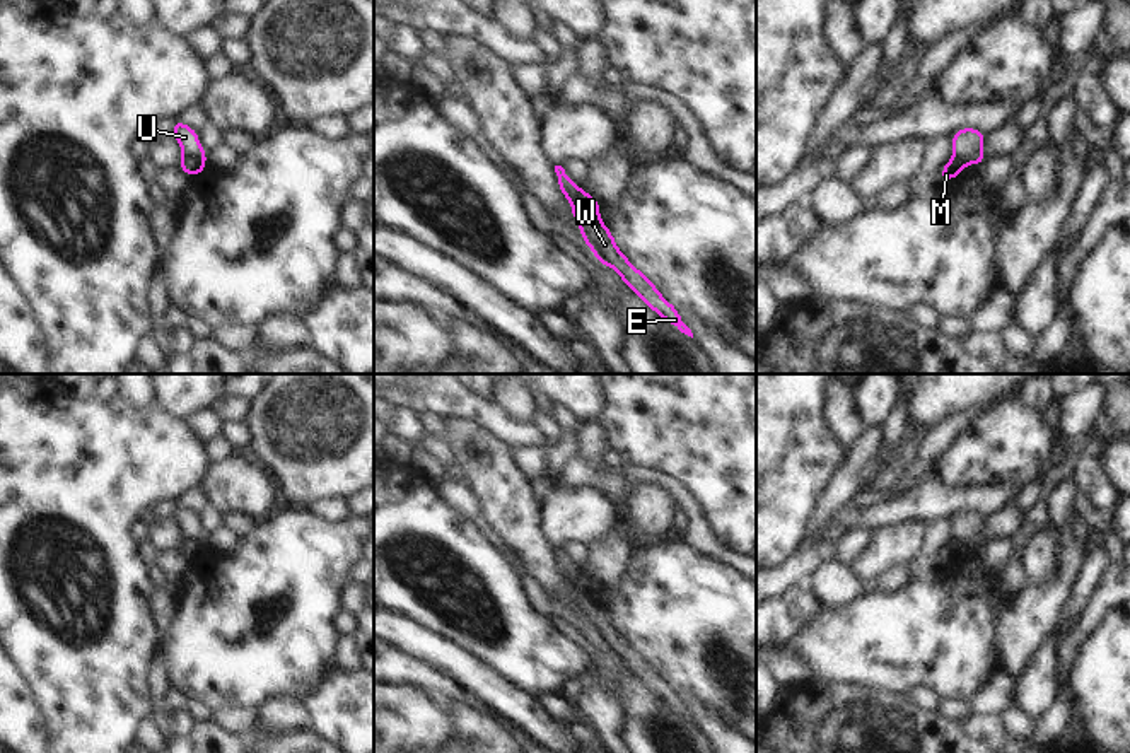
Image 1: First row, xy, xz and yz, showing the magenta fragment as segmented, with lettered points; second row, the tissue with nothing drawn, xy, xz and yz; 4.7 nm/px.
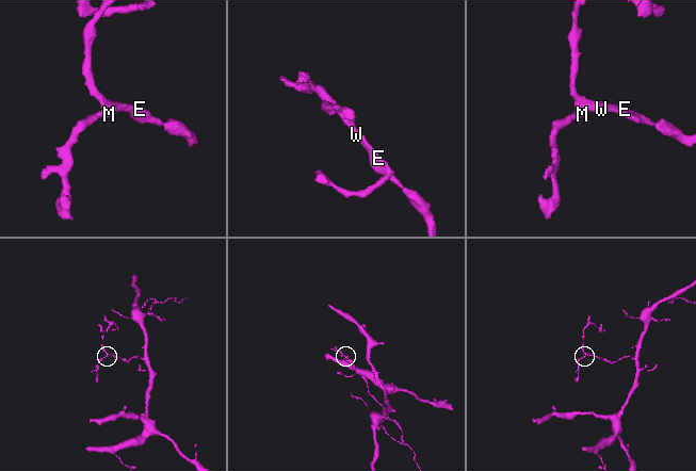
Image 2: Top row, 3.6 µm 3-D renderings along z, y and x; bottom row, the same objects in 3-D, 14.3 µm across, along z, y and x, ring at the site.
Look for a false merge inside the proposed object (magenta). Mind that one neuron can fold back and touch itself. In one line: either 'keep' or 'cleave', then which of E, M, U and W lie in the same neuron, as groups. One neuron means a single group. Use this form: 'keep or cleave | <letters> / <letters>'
cleave | E U W / M

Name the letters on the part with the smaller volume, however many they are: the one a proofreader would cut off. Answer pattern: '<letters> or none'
M

